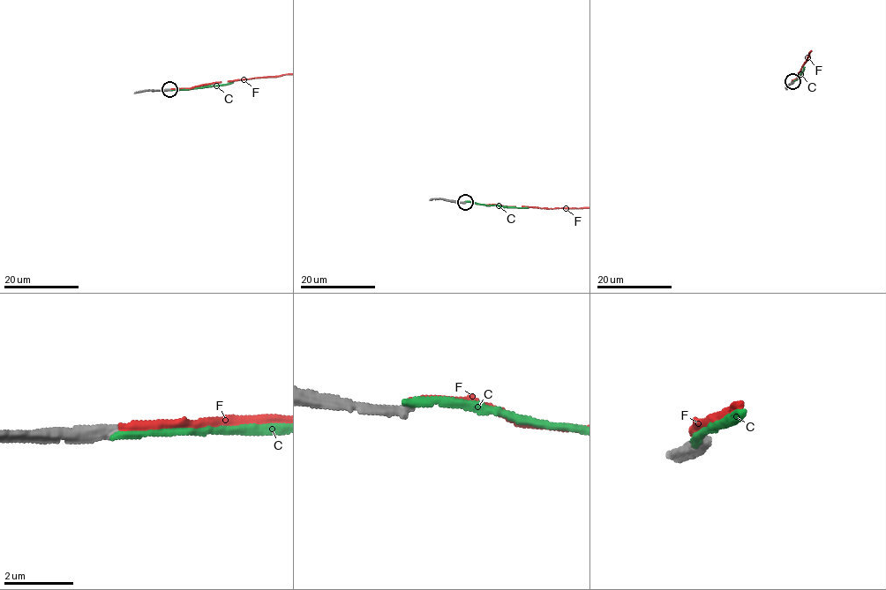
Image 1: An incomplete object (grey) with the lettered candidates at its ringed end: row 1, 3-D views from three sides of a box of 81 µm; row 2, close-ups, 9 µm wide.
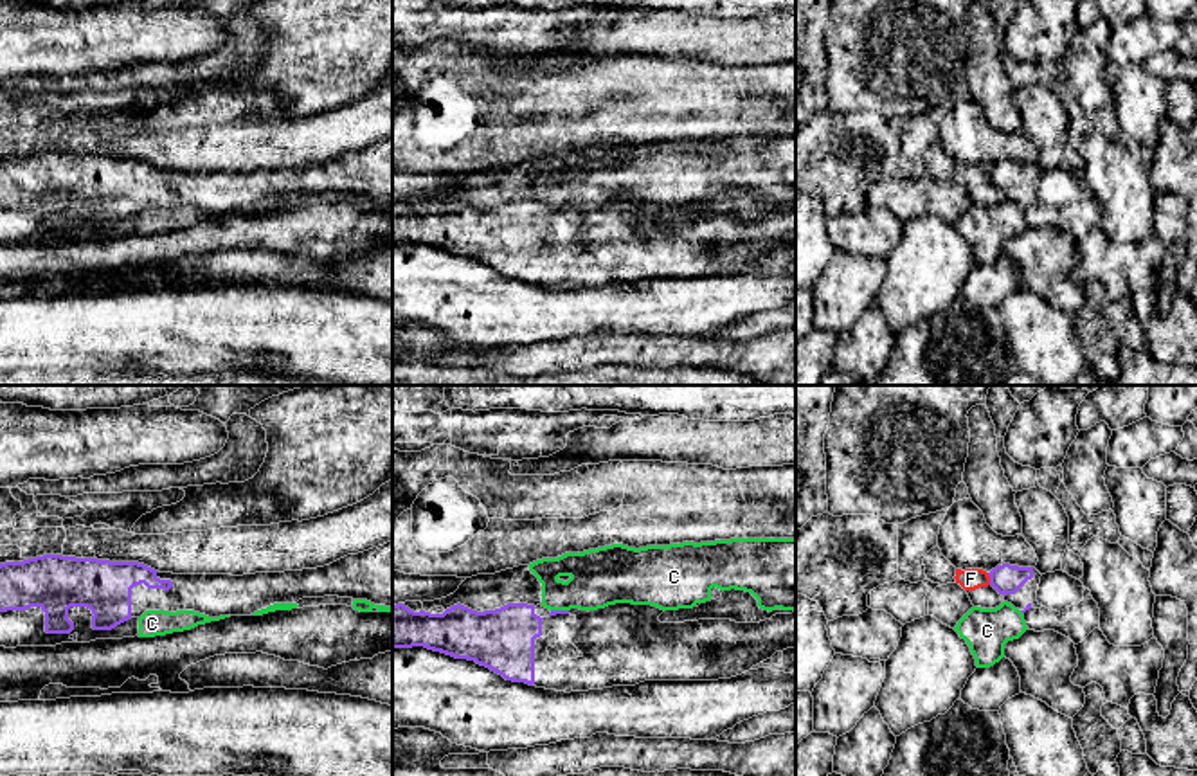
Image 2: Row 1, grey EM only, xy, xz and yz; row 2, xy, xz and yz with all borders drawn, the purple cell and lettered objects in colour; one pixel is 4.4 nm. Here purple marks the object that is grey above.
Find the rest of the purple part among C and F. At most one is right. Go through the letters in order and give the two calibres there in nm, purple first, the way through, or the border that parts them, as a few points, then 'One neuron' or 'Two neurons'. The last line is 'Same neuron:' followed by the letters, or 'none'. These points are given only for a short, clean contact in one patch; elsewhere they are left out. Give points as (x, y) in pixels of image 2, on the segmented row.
C: Thickness 30 nm (purple) against 260 nm. Boundary: xz (551, 609), (567, 611). Two neurons
F: Thickness 130 nm (purple) against 100 nm. Two neurons
Same neuron: none

